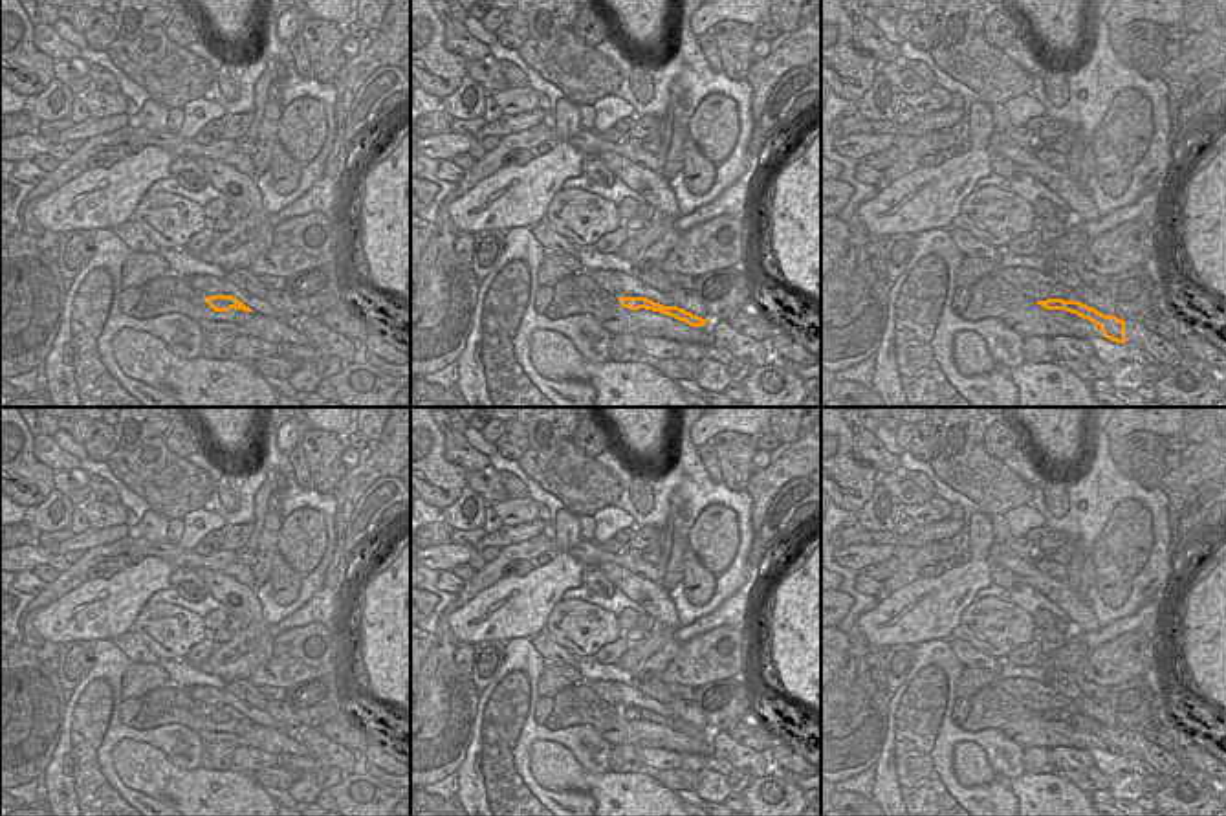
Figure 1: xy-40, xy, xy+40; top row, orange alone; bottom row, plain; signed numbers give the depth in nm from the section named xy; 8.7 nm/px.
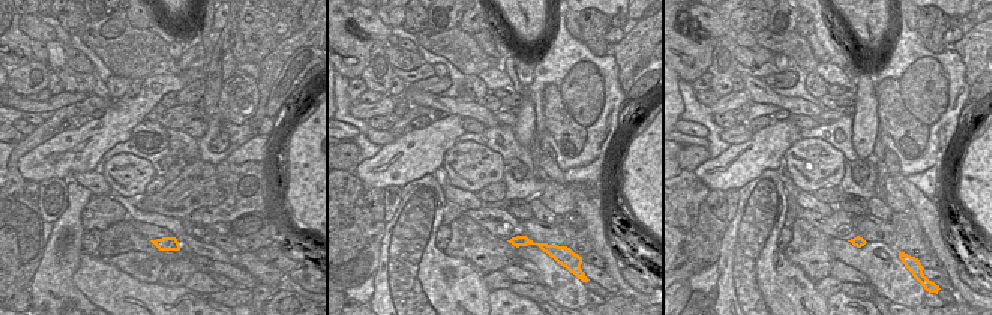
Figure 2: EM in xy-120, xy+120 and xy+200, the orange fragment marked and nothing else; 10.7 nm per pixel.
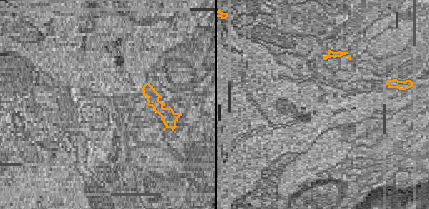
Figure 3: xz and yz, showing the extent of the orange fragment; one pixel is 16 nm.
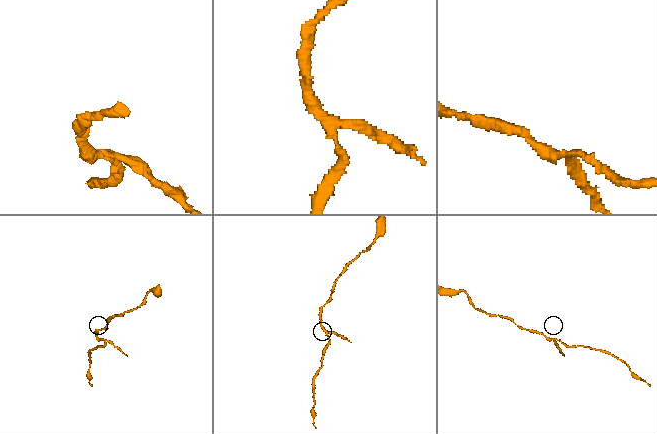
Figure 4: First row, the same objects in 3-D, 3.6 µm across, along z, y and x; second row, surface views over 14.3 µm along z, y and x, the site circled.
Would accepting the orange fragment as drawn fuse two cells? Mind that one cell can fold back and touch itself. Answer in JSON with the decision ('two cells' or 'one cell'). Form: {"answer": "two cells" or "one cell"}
{"answer": "two cells"}

